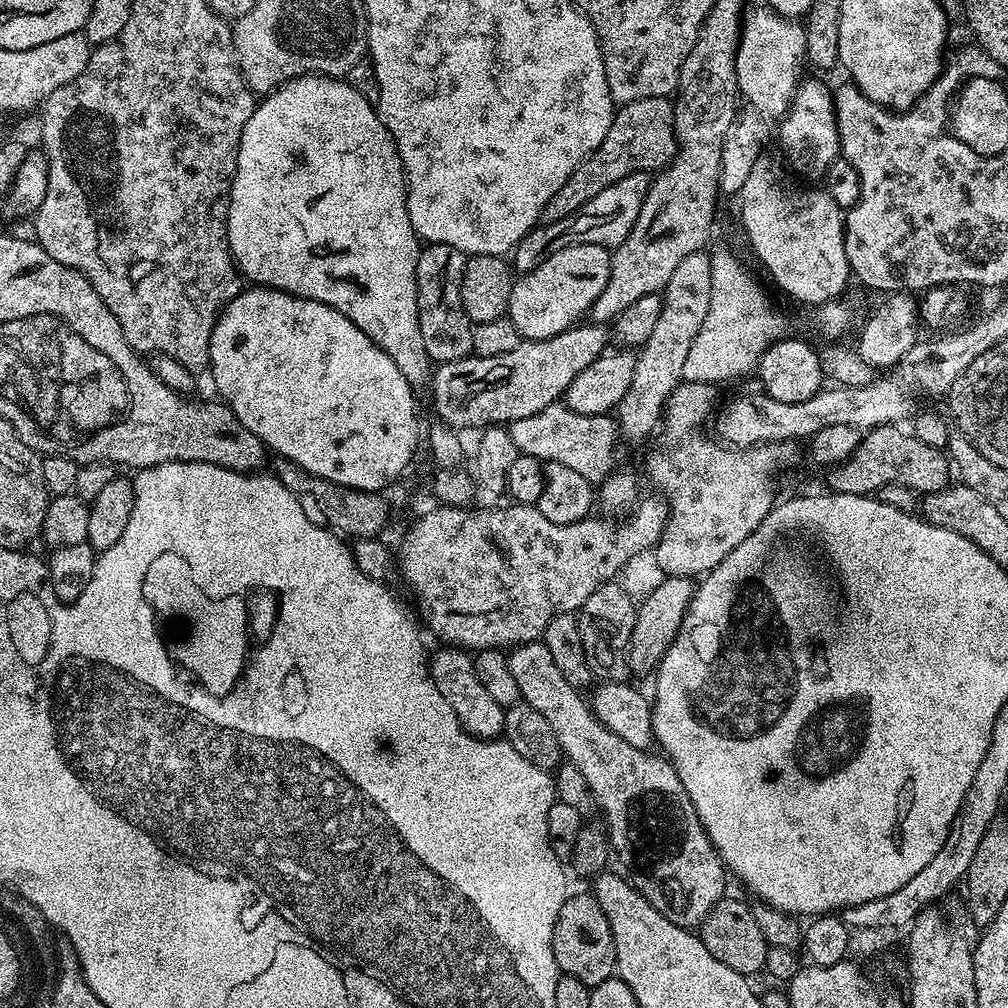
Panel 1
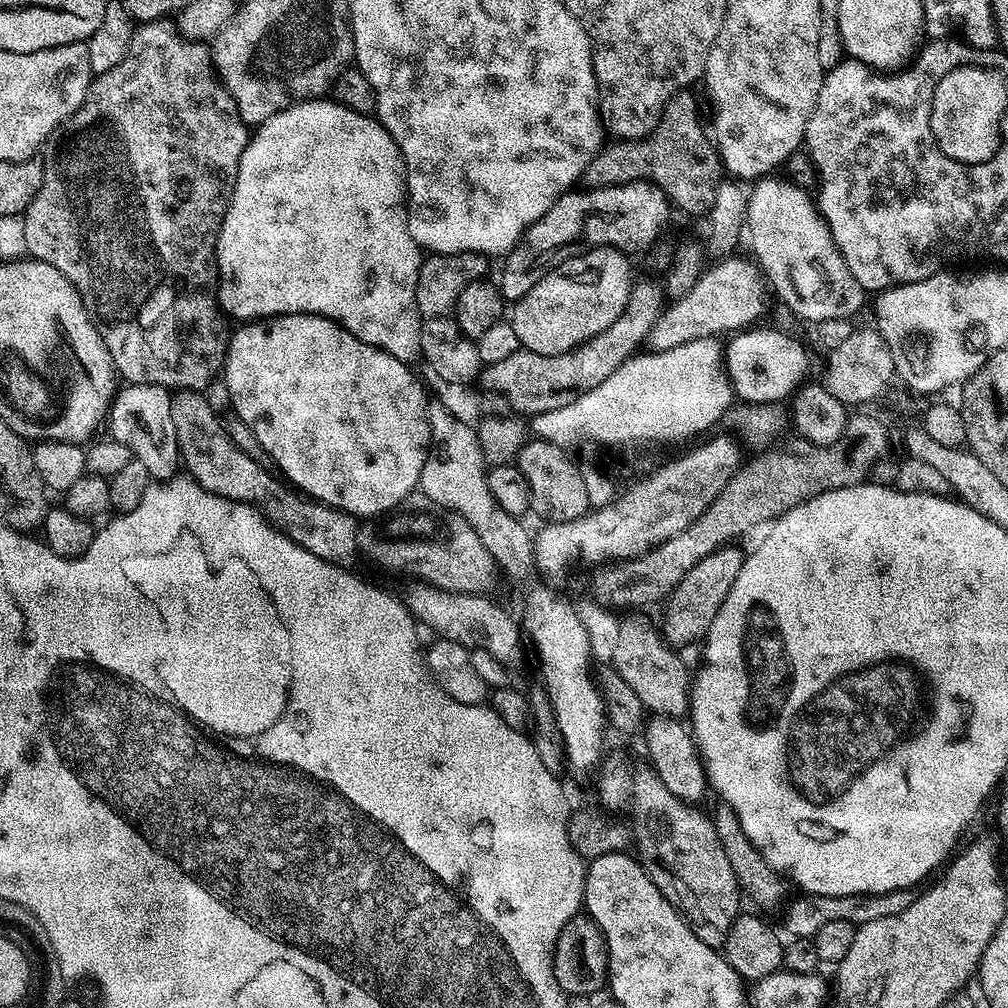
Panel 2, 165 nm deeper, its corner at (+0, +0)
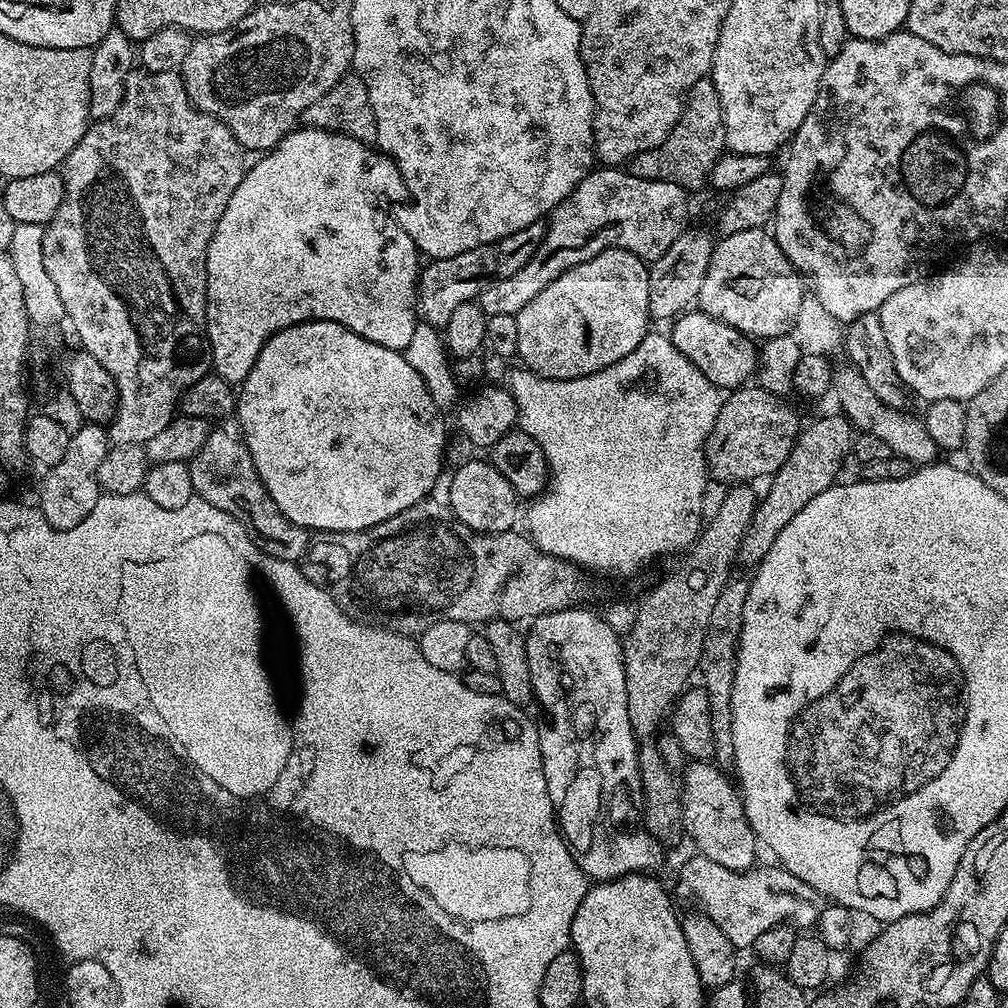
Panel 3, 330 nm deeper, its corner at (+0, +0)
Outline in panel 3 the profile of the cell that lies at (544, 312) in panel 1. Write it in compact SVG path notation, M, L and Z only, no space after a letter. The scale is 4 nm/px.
M608 248L554 278L546 290L540 291L531 302L526 302L515 316L518 322L516 356L524 363L521 365L541 380L573 380L619 365L650 331L648 270L649 265L634 254L621 248Z

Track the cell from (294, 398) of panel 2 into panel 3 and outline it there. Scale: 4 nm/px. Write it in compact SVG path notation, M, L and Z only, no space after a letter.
M310 320L307 324L295 324L275 332L262 346L252 369L238 388L239 431L270 498L274 498L278 510L282 510L290 522L305 530L317 528L320 534L360 532L363 528L373 528L376 524L386 522L386 518L402 514L402 510L414 506L431 493L428 491L435 486L440 476L440 467L444 464L444 424L440 420L432 420L432 412L434 405L426 390L426 382L418 378L414 366L410 366L403 352L395 352L393 348L378 342L370 342L367 336L354 334L344 324L331 320Z

